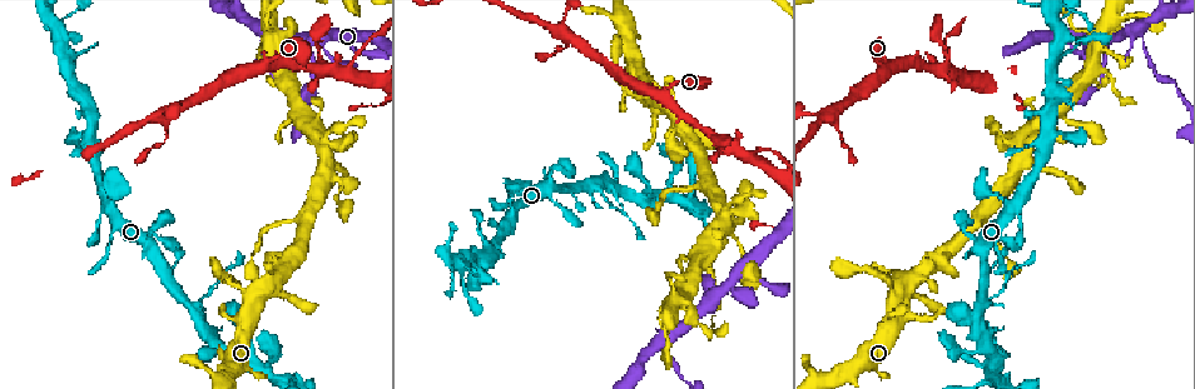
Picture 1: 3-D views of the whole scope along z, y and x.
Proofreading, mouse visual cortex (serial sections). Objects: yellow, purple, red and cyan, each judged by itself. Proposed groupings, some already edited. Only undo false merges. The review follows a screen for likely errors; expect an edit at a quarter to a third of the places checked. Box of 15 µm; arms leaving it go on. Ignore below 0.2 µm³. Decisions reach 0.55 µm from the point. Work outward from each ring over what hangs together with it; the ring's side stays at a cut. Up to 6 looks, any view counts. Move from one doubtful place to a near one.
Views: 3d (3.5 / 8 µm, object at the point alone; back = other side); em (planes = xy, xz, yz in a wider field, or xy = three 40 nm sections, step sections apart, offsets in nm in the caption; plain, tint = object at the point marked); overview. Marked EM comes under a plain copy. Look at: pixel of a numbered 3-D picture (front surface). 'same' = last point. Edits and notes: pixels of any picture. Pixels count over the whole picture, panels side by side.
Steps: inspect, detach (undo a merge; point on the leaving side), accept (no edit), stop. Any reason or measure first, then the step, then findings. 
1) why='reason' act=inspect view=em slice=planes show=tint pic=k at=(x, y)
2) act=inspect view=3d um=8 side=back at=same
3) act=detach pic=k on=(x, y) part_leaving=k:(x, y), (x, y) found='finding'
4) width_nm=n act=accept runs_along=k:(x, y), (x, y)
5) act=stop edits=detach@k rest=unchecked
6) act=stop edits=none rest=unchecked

why='three-way junction' act=inspect view=3d um=3.5 pic=1 at=(711, 308)

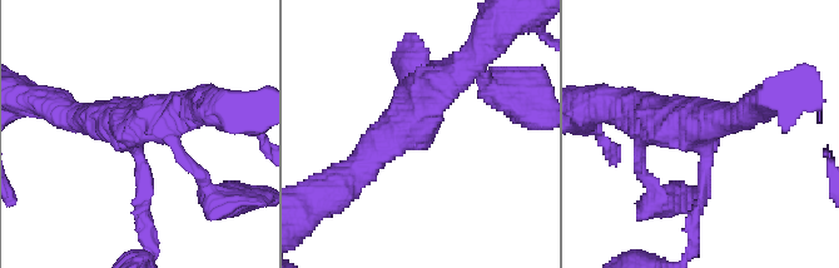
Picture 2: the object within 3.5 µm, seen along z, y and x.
arms=3 arm_widths_nm=150,400,400 act=inspect view=em slice=xy step=2 show=tint pic=2 at=(410, 135)

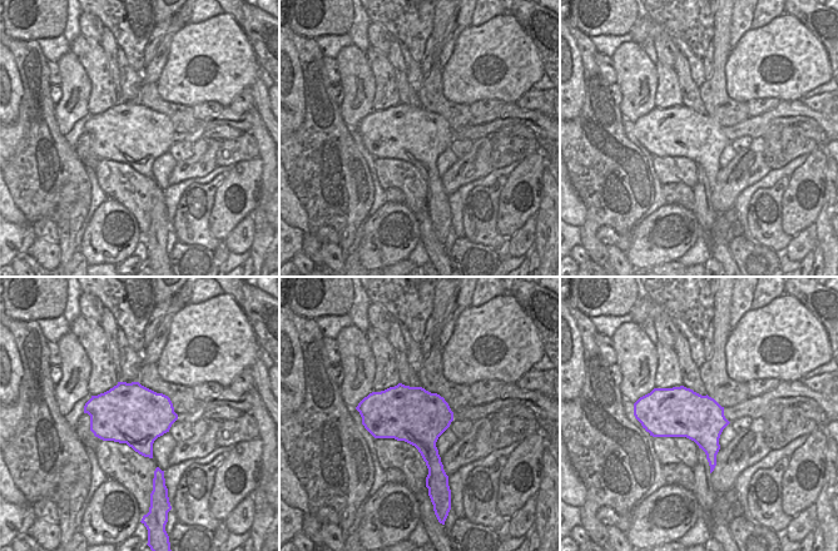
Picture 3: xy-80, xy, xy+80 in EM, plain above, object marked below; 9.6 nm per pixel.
why='cut it another way' act=inspect view=em slice=xy step=1 show=tint at=same

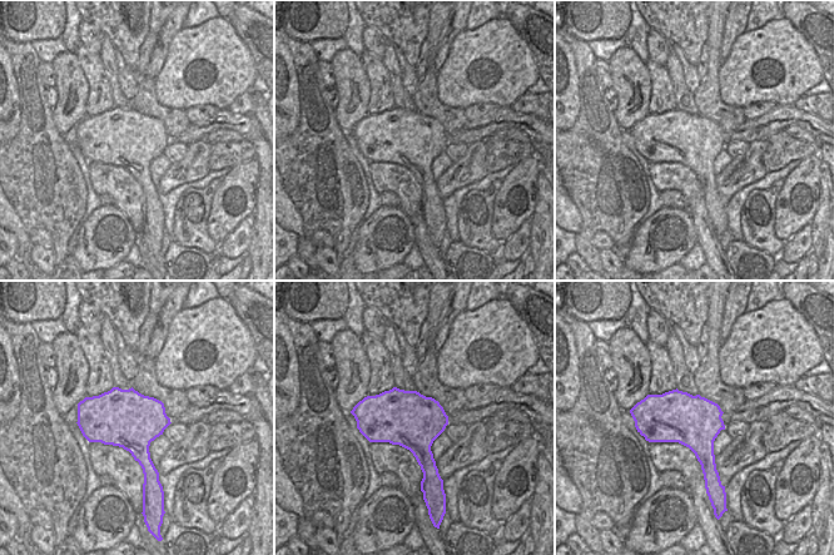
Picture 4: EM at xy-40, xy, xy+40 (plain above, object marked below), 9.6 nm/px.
act=accept runs_along=2:(462, 65), (339, 184) found='continuous, no second cell'

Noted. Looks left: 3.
why='sharp bend' act=inspect view=3d um=8 pic=1 at=(260, 34)

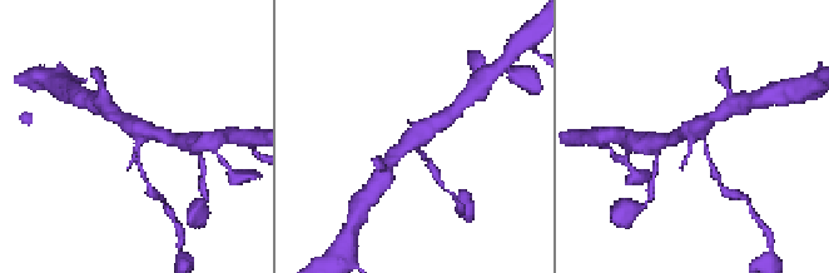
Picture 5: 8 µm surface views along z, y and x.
act=inspect view=em slice=xy step=2 show=tint pic=5 at=(418, 146)

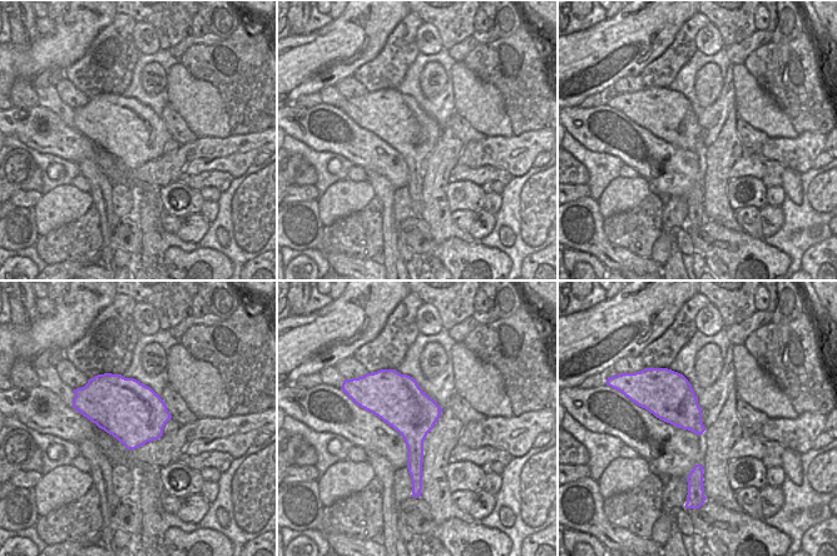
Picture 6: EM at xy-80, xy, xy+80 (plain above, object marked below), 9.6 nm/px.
act=accept found='all the same cell'

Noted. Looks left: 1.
act=stop edits=none rest=unchecked

